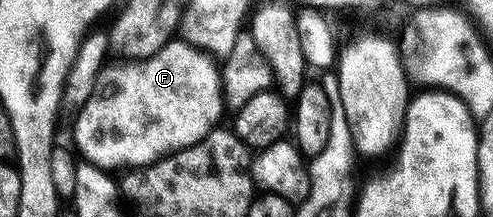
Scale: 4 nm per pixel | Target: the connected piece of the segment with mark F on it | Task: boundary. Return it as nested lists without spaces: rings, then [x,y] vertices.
[[[171,40],[147,58],[118,60],[115,66],[103,65],[94,85],[92,96],[83,106],[77,107],[78,119],[74,122],[74,142],[77,153],[87,163],[109,172],[122,172],[127,168],[141,168],[165,154],[174,154],[188,148],[219,125],[224,115],[222,76],[220,66],[205,50],[197,50],[181,40]]]

